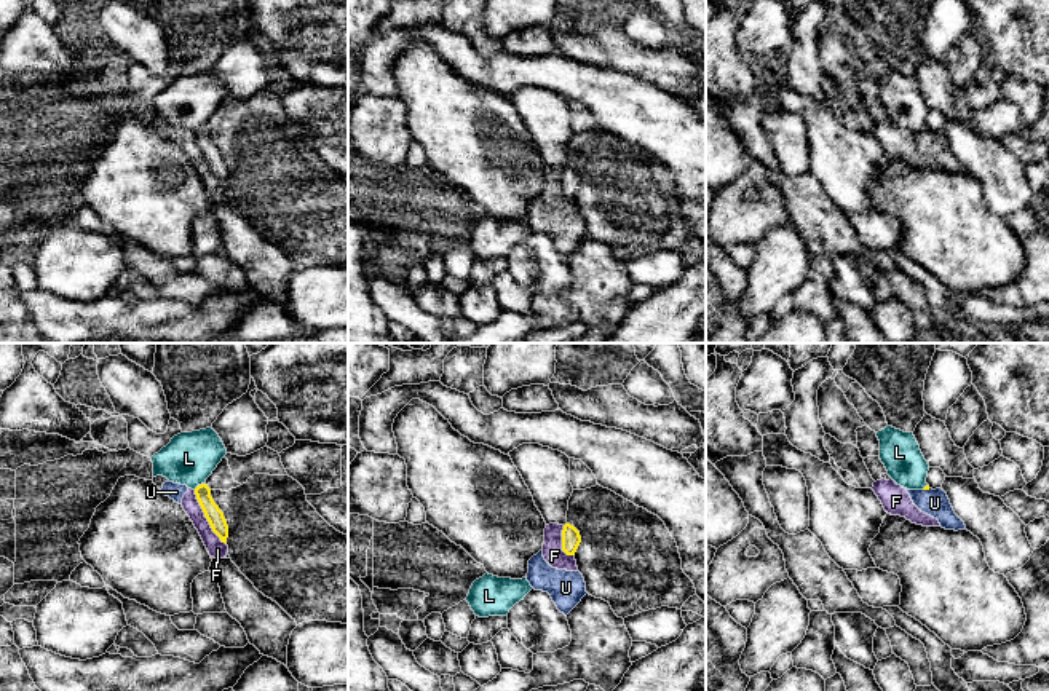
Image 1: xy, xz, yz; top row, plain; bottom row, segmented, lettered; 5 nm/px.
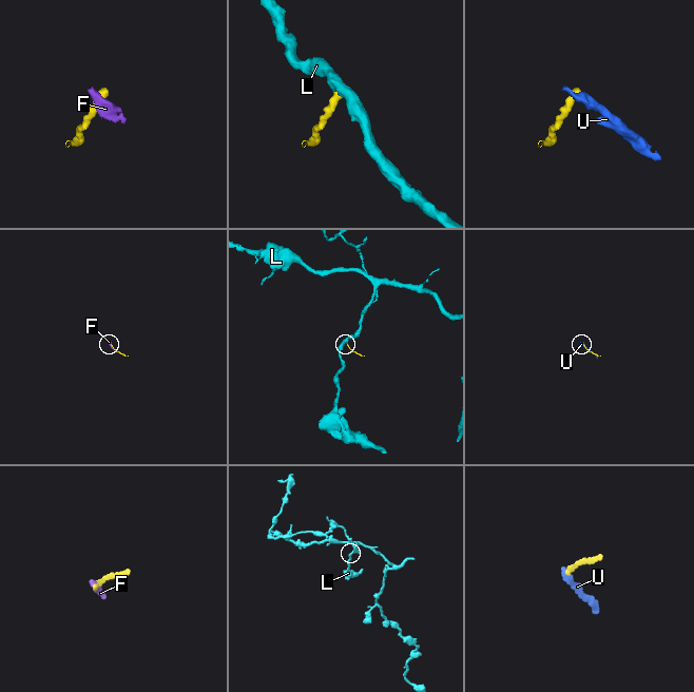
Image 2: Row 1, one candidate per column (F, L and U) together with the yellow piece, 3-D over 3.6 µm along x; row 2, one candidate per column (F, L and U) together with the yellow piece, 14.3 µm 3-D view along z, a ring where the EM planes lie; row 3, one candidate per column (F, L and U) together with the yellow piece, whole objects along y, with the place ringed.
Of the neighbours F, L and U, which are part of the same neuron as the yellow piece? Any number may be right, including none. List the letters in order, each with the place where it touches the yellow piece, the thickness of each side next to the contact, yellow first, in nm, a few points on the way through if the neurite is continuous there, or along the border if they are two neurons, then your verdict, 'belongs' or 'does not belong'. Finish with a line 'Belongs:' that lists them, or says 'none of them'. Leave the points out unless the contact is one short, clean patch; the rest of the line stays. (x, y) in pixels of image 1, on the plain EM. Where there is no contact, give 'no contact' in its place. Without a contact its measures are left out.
F: meets yellow in xy at (205, 158); 90 nm thick on the yellow side, 90 nm on the other; runs through xy (214, 158), (205, 158), (214, 174), (217, 192); belongs
L: meets yellow in xy at (198, 128); 90 nm thick on the yellow side, 260 nm on the other; border along xy (203, 125), (193, 131); does not belong
U: meets yellow in yz at (926, 131); 20 nm thick on the yellow side, 140 nm on the other; border along yz (930, 131), (923, 133); does not belong
Belongs: F

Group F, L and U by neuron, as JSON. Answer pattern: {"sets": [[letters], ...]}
{"sets": [["F"], ["L"], ["U"]]}

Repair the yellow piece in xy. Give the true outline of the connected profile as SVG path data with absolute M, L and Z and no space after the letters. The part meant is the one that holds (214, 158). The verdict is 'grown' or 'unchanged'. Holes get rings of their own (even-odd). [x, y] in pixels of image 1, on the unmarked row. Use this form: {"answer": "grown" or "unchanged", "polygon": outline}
{"answer": "grown", "polygon": "M206 126L198 128L195 132L188 131L180 147L198 172L209 198L227 201L228 168L224 155L211 139L211 131Z"}

